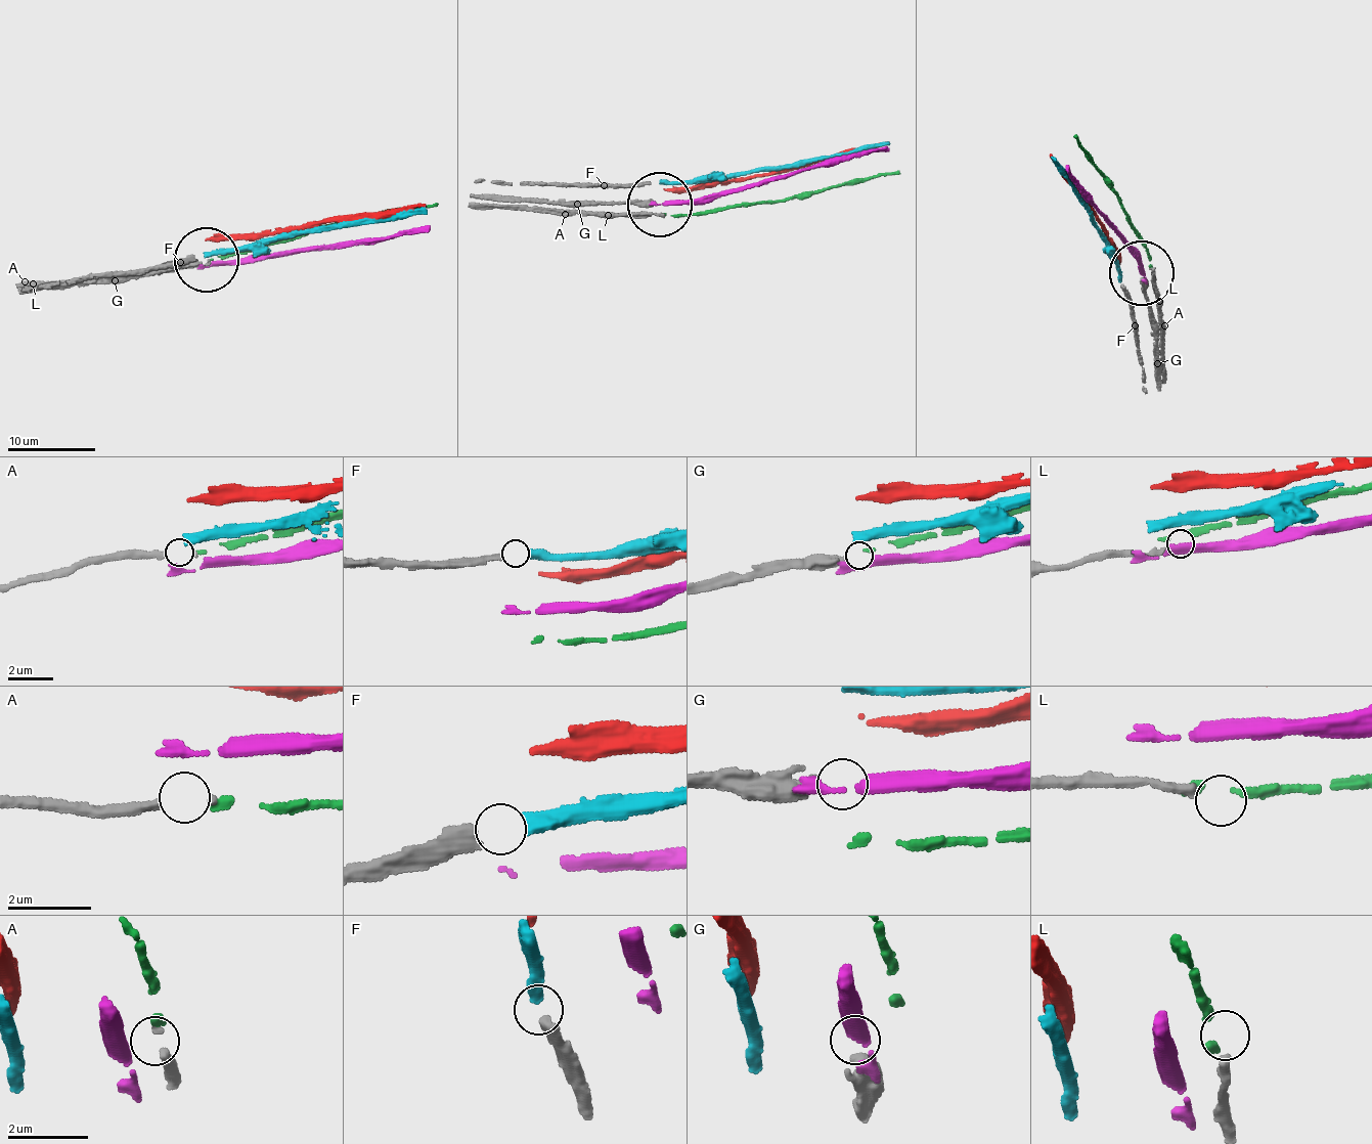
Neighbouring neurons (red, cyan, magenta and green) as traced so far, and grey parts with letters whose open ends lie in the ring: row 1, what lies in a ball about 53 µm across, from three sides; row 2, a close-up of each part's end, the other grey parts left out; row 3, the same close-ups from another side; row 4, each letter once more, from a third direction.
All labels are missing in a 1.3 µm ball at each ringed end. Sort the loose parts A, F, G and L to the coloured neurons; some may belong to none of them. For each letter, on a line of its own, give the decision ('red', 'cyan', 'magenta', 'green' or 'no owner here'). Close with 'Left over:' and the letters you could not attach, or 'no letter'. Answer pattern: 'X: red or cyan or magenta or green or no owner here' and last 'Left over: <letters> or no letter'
A: green
F: cyan
G: no owner here
L: no owner here
Left over: G, L

